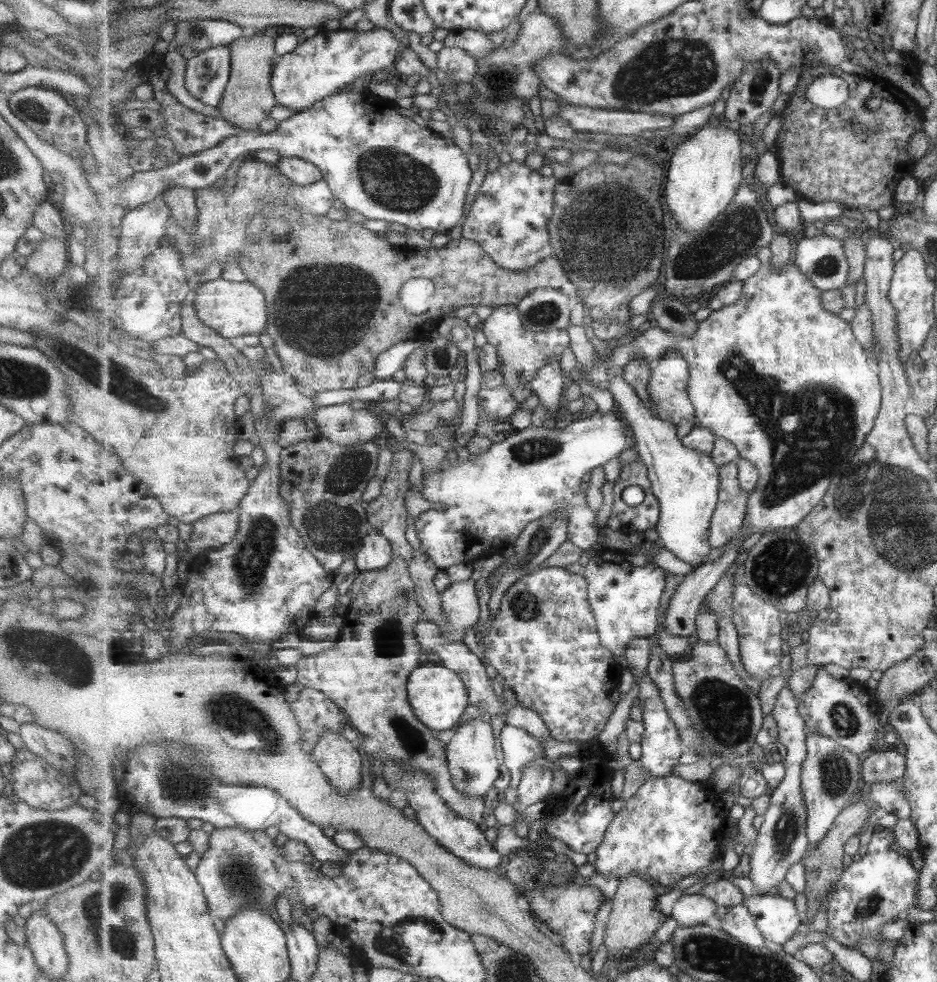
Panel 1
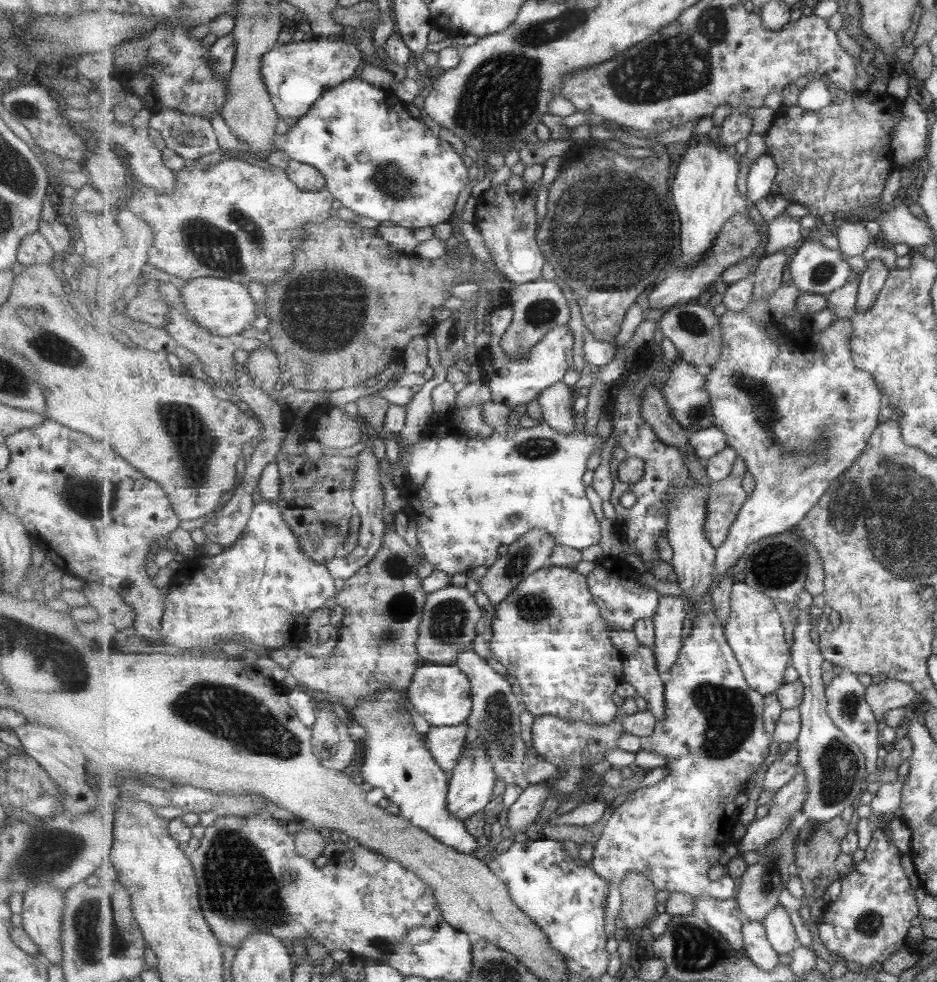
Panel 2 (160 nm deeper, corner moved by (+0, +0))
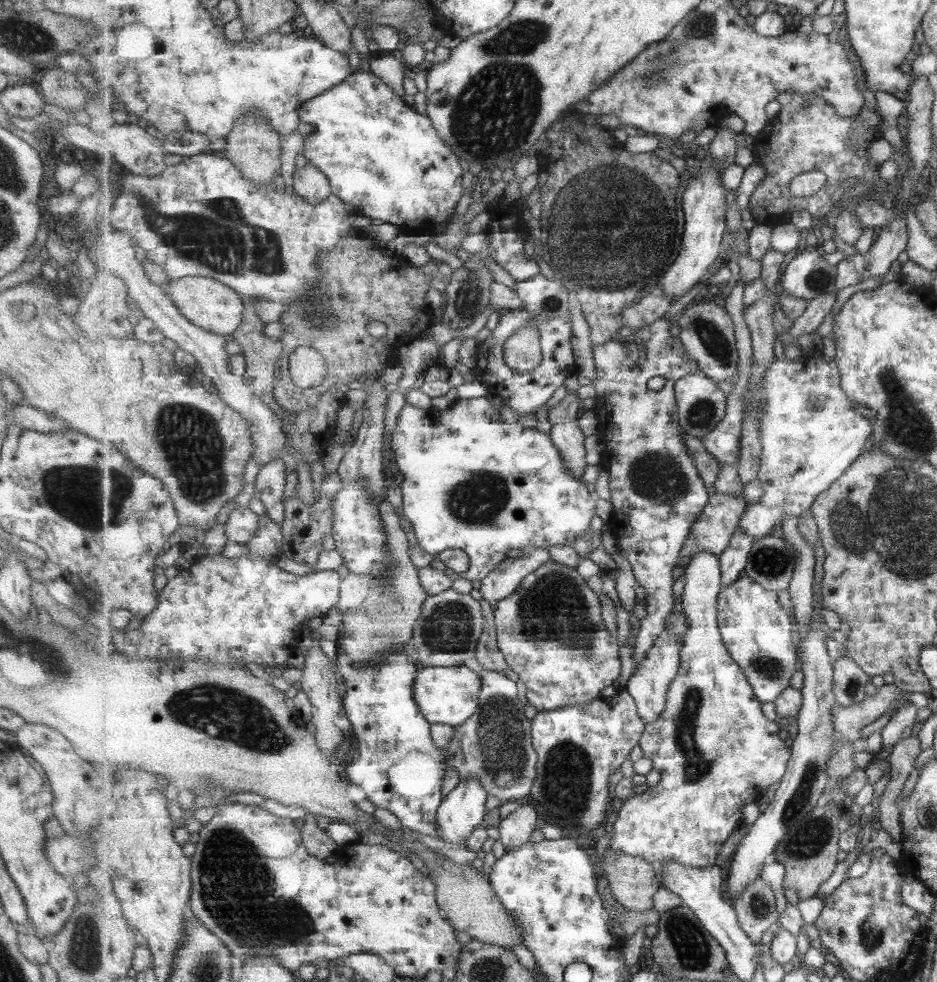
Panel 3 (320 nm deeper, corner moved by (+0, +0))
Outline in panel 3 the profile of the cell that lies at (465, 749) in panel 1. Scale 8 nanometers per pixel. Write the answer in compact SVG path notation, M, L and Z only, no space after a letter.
M480 780L460 783L438 808L440 839L449 844L466 844L487 816L489 793Z

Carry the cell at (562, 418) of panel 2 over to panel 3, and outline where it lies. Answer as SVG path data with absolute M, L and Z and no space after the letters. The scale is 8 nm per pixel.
M576 422L557 423L551 428L551 437L560 449L564 463L568 470L580 482L585 482L585 468L587 468L587 447L585 430Z

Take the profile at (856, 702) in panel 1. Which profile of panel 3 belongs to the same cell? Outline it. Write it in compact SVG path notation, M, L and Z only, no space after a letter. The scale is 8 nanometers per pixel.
M847 654L834 661L833 694L838 704L849 708L853 704L864 703L868 698L866 686L871 682L872 676Z

